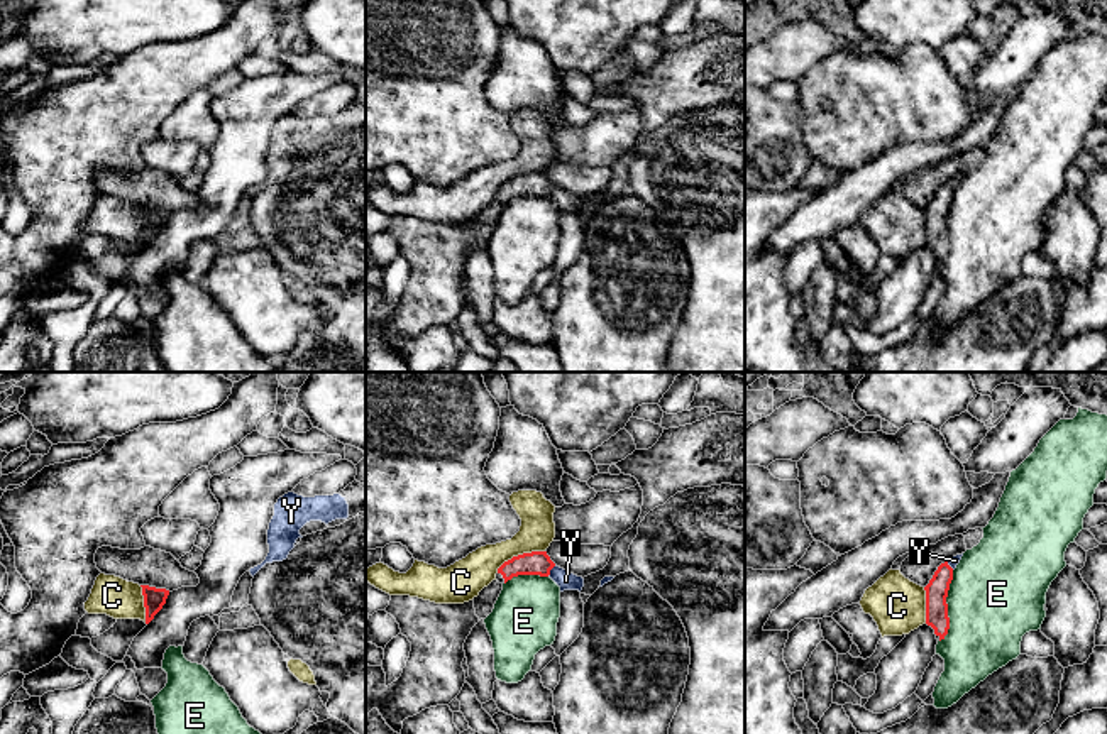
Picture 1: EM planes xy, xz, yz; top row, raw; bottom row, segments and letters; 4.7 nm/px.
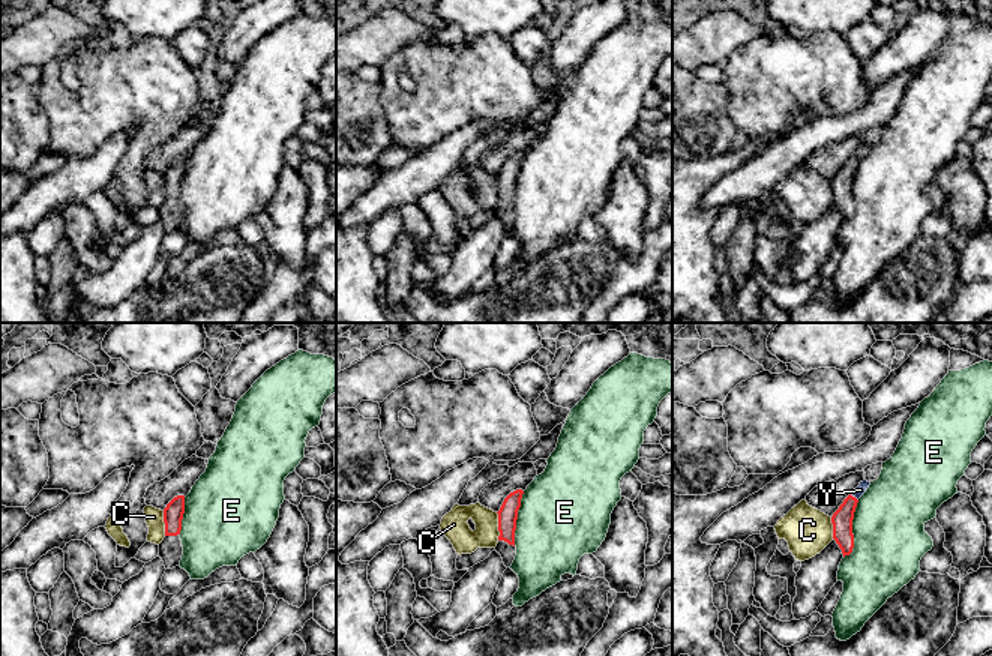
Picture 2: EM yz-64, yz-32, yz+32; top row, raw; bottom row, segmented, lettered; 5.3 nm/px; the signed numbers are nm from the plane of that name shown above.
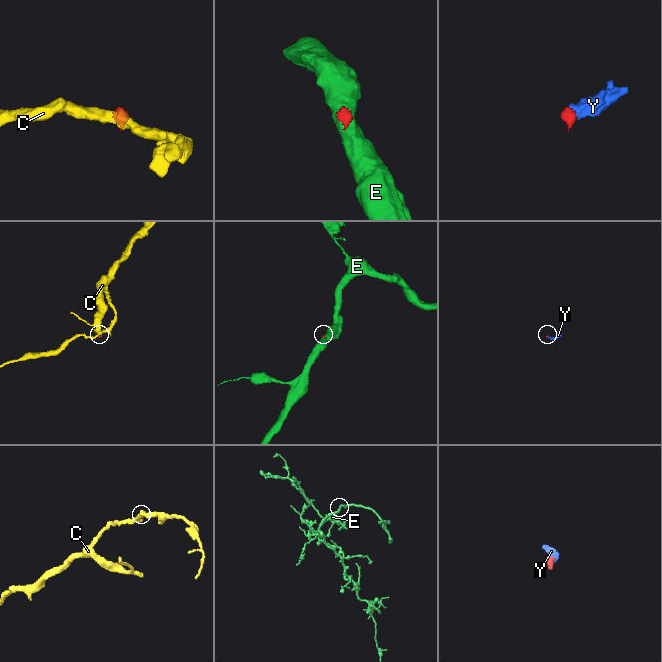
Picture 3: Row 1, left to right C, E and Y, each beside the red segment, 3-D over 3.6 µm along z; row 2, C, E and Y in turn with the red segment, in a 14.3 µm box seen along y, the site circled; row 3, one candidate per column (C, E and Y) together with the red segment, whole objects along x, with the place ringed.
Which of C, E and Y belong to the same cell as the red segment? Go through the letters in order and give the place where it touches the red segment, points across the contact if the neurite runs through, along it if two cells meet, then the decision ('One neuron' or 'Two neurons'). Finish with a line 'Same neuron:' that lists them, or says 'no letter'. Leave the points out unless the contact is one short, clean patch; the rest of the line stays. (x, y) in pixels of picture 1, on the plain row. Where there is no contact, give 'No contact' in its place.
C: Touches red at xz (518, 176). Boundary: xz (544, 171), (513, 176), (496, 193). Two neurons
E: Touches red at yz (947, 227). Boundary: yz (953, 191), (947, 219), (948, 254), (940, 262). Two neurons
Y: Touches red at xz (550, 190). Path across: xz (537, 183), (550, 190), (566, 202). One neuron
Same neuron: Y

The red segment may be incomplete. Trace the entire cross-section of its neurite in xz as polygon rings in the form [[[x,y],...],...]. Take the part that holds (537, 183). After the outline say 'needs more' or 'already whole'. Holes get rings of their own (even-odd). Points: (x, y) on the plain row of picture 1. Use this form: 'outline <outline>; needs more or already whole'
outline [[[531,173],[513,178],[511,181],[504,183],[496,194],[496,201],[499,205],[506,205],[513,198],[518,196],[540,196],[550,198],[559,208],[560,213],[564,211],[582,211],[584,200],[577,198],[560,188],[557,188],[547,173]]]; needs more

